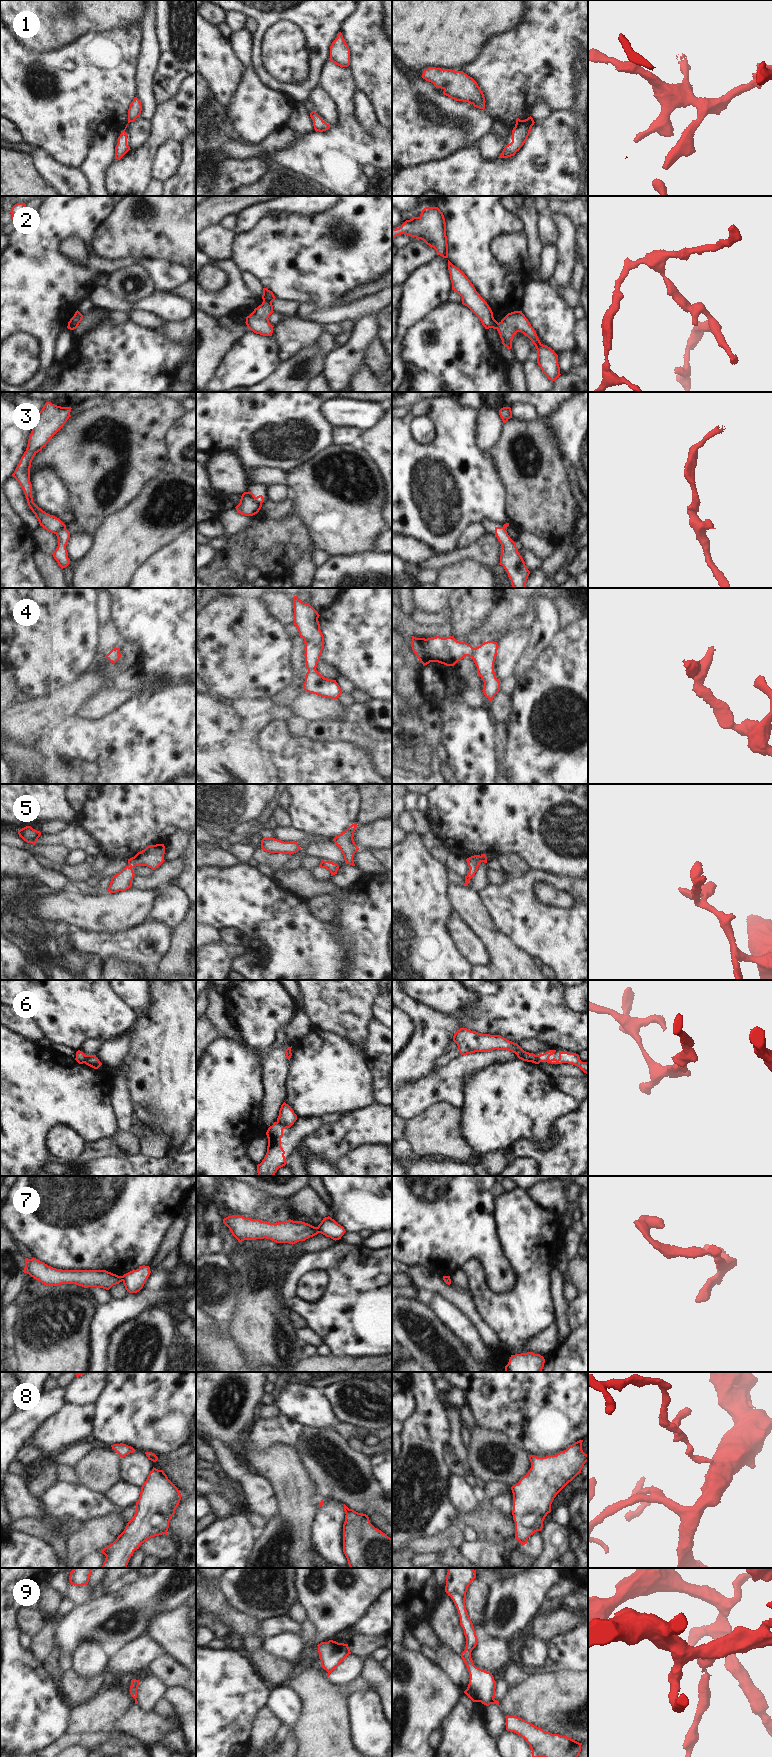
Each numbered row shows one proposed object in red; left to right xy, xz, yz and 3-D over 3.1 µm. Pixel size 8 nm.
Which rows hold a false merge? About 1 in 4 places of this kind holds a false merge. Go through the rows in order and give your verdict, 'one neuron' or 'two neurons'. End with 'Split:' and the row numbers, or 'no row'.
1: one neuron
2: two neurons
3: two neurons
4: one neuron
5: one neuron
6: two neurons
7: two neurons
8: one neuron
9: two neurons
Split: 2, 3, 6, 7, 9

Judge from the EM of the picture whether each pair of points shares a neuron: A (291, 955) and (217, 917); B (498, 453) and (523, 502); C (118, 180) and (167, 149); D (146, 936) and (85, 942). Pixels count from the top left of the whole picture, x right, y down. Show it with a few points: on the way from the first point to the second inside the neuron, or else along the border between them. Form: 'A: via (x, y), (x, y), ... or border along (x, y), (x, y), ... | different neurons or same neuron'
A: via (273, 937), (253, 917), (235, 917) | same neuron
B: via (510, 465), (523, 483), (523, 490) | same neuron
C: border along (169, 139), (156, 151), (150, 177) | different neurons
D: via (131, 942), (100, 942) | same neuron

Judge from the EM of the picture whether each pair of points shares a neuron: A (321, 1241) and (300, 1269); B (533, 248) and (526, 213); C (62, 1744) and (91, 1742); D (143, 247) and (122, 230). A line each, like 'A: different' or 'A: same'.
A: different
B: same
C: same
D: same

